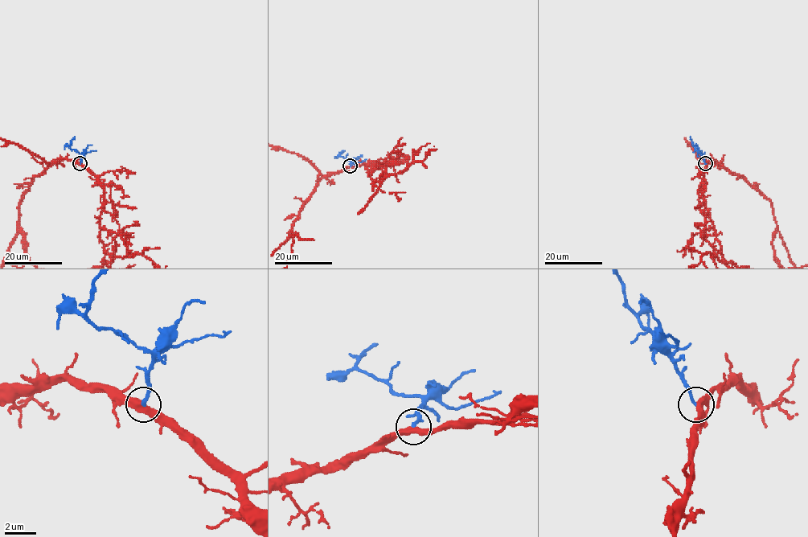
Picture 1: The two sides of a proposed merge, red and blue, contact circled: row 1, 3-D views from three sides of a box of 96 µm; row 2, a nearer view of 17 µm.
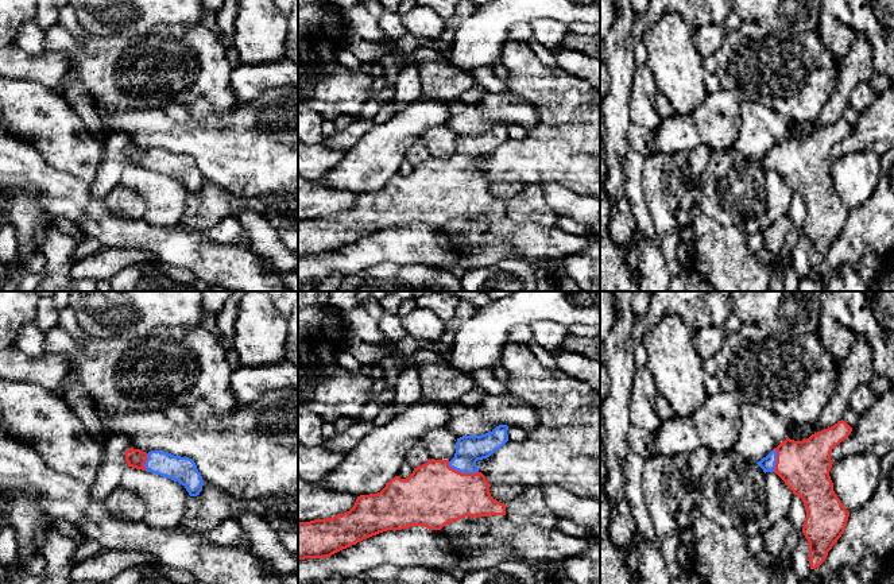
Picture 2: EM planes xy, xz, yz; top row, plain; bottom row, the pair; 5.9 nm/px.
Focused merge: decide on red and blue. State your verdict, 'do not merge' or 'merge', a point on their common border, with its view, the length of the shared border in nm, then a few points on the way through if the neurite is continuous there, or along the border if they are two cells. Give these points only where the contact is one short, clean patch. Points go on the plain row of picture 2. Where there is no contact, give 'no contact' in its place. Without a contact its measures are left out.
merge; meets red in xz at (460, 170); contact 200 nm long; runs through xz (433, 193), (460, 170), (468, 146)

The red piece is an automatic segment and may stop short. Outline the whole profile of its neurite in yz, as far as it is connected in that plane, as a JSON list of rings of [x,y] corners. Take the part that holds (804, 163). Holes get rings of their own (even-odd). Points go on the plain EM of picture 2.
[[[839,119],[833,124],[812,132],[802,139],[786,136],[774,146],[766,155],[756,162],[763,170],[777,171],[785,182],[800,194],[806,208],[802,231],[809,240],[810,267],[818,266],[828,254],[828,250],[844,231],[850,209],[845,208],[833,189],[833,181],[829,174],[832,166],[831,150],[844,139],[852,129],[845,119]]]

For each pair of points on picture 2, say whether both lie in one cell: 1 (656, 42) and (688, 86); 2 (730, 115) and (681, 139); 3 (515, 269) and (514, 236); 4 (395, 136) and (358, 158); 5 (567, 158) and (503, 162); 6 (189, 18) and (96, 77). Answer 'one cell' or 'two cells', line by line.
1: one cell
2: one cell
3: two cells
4: one cell
5: one cell
6: two cells

